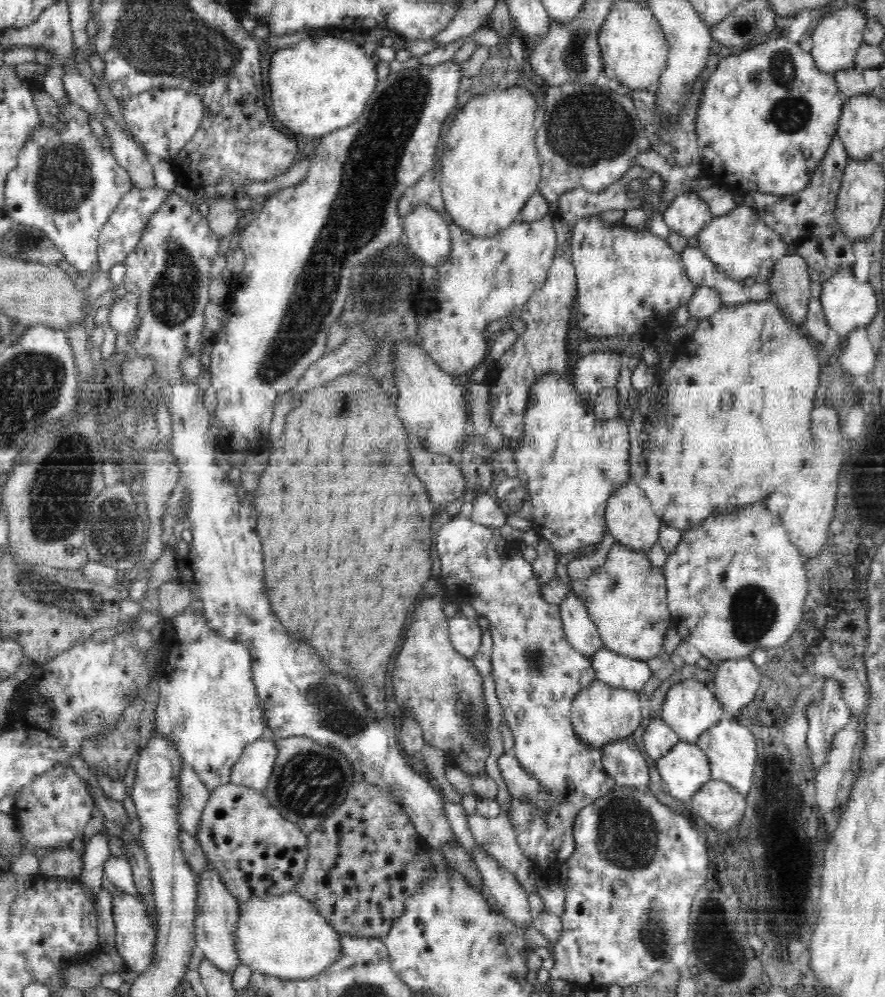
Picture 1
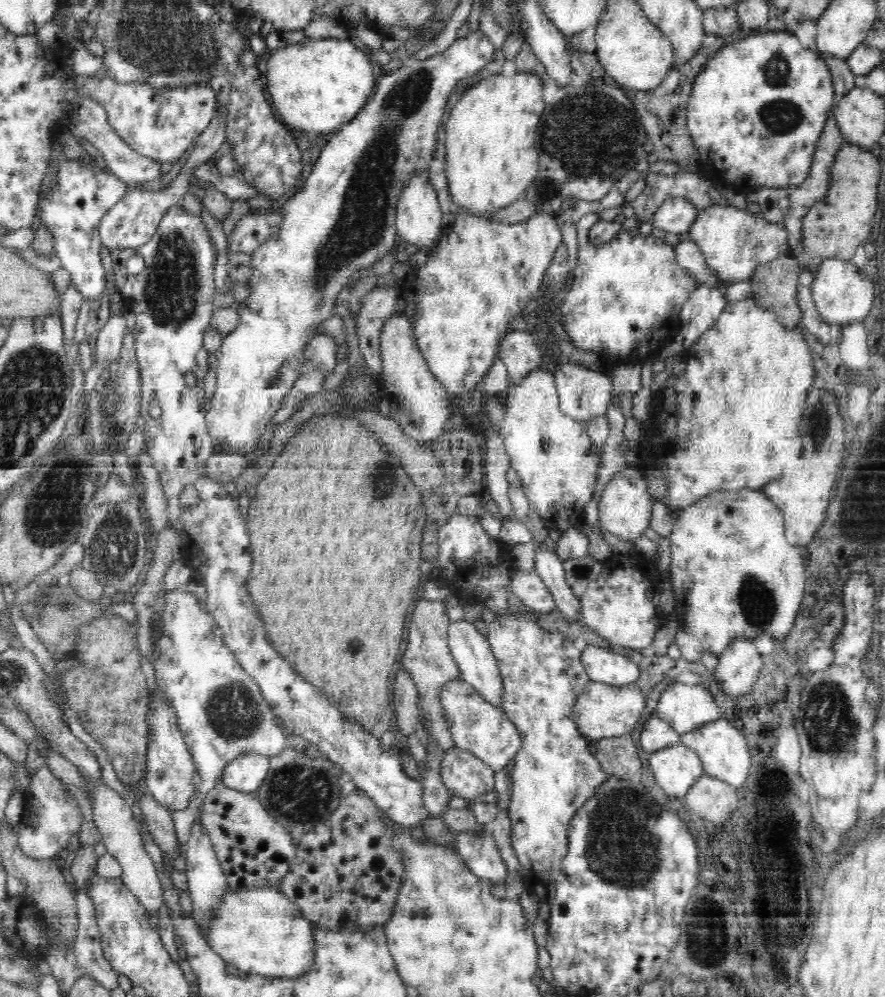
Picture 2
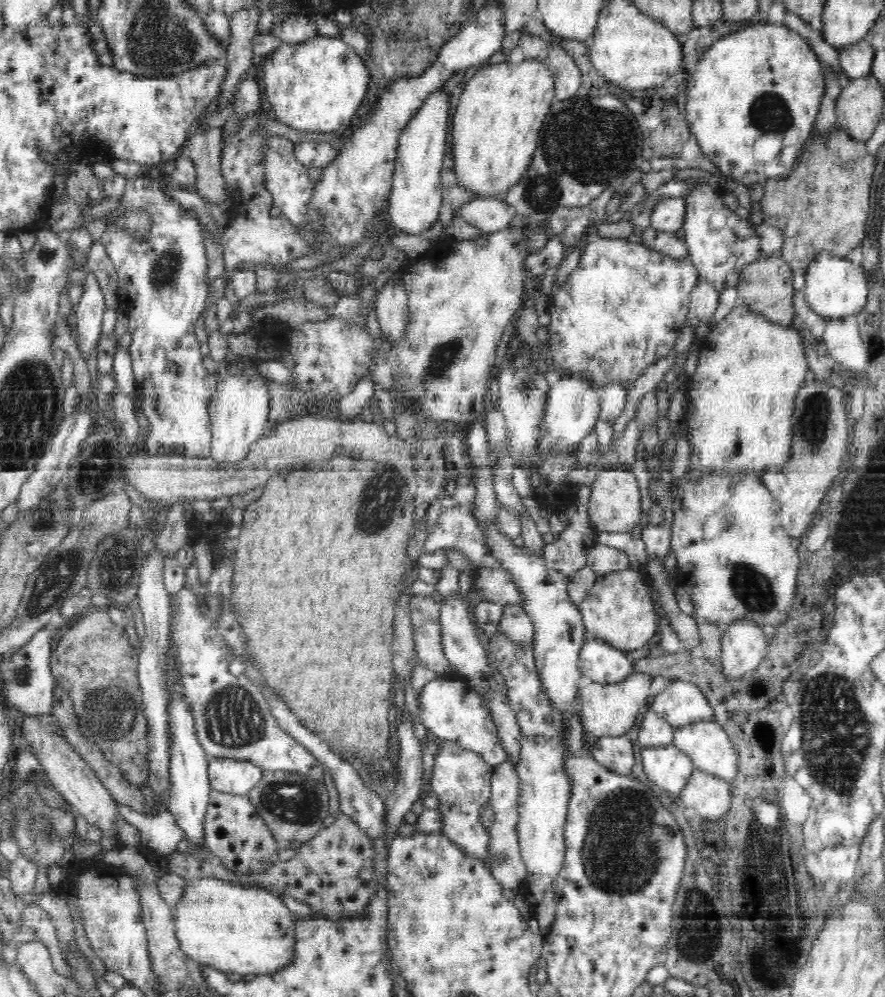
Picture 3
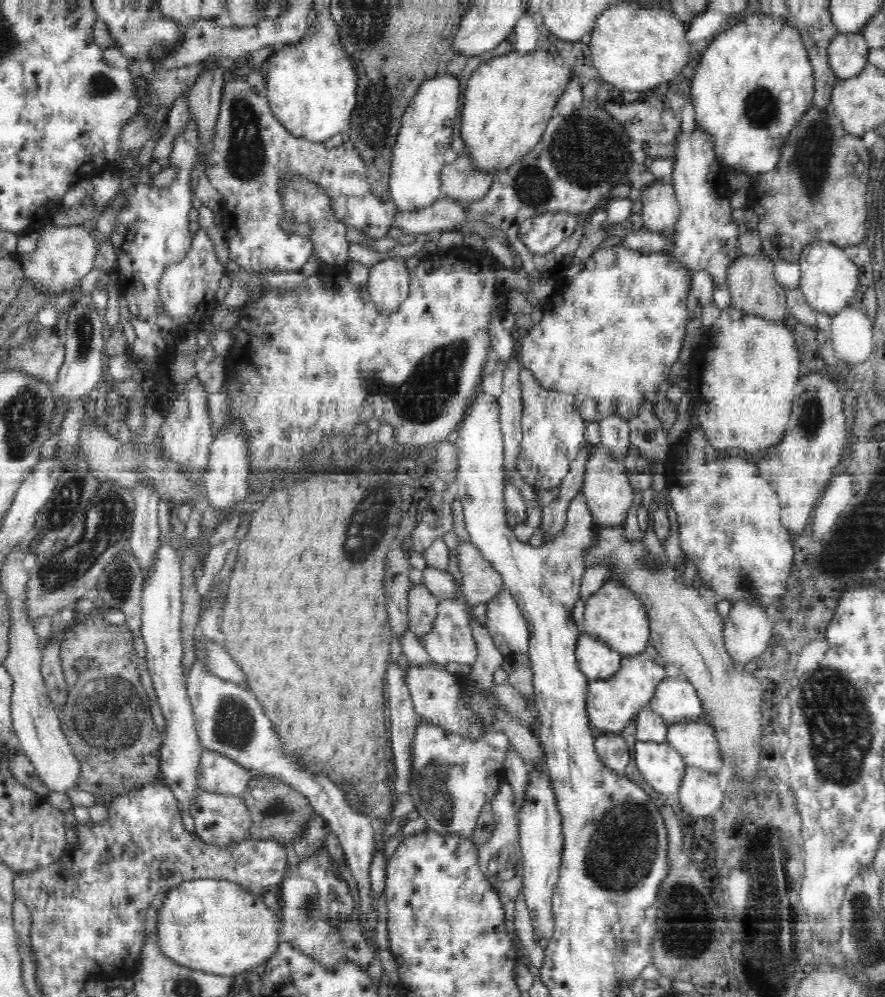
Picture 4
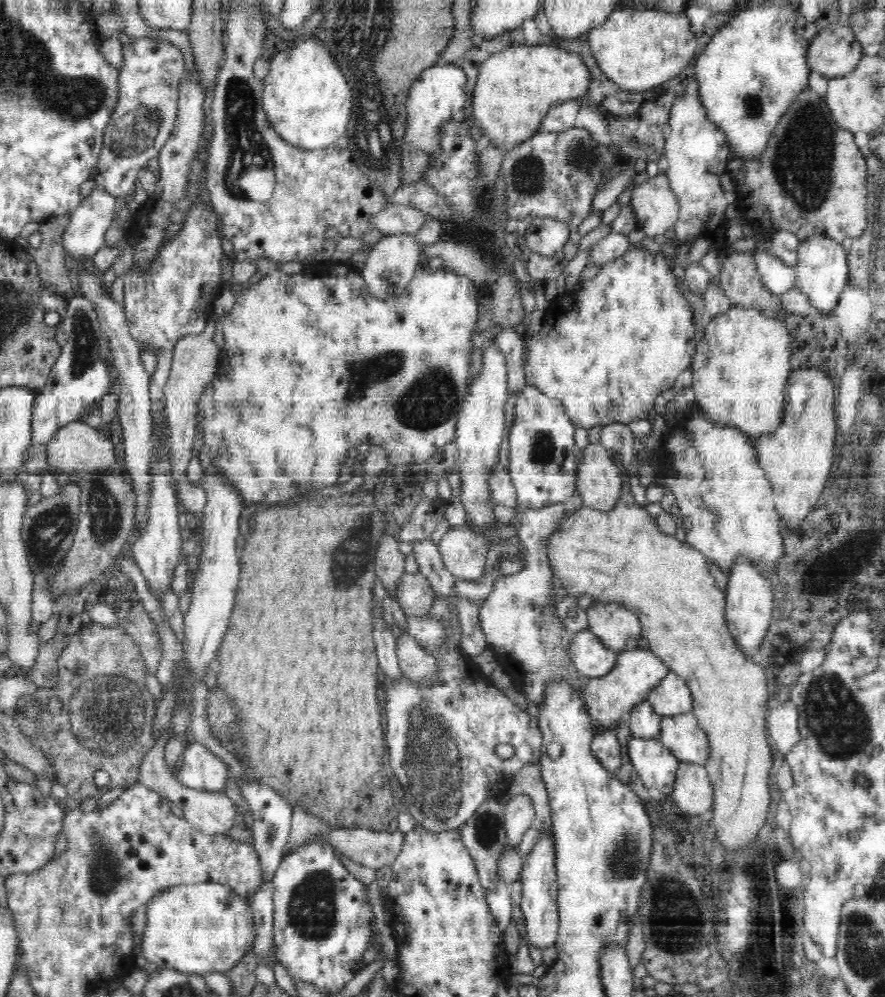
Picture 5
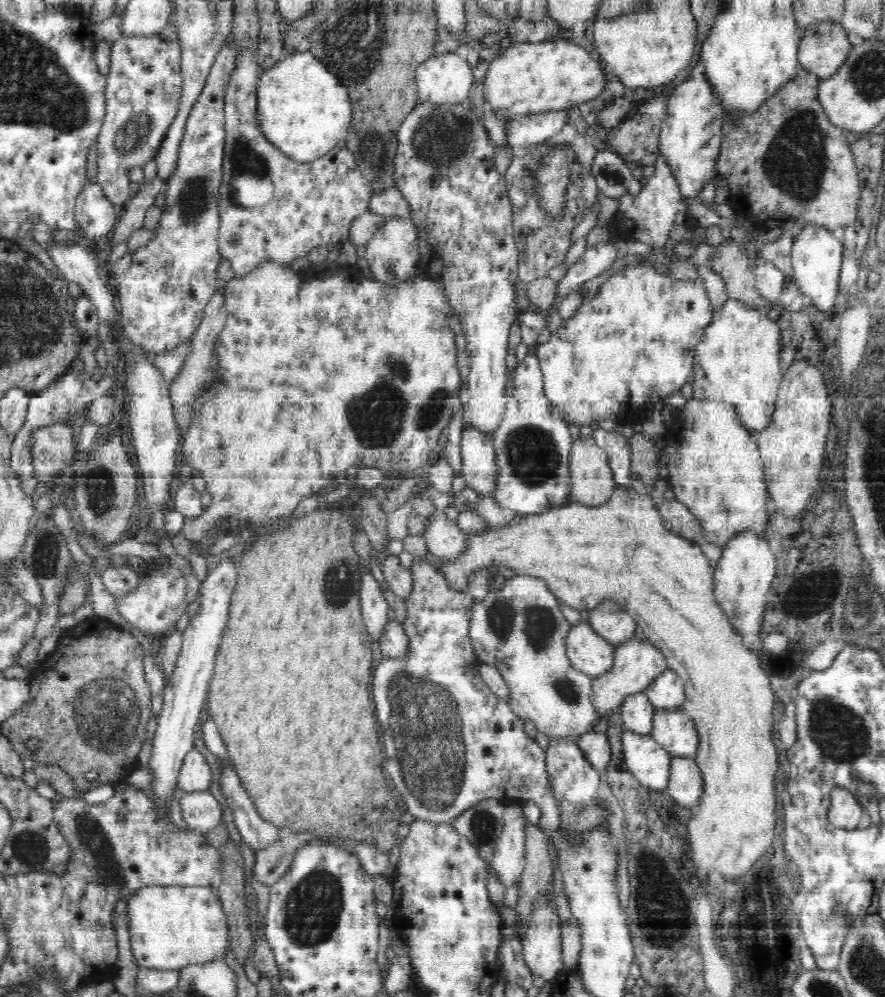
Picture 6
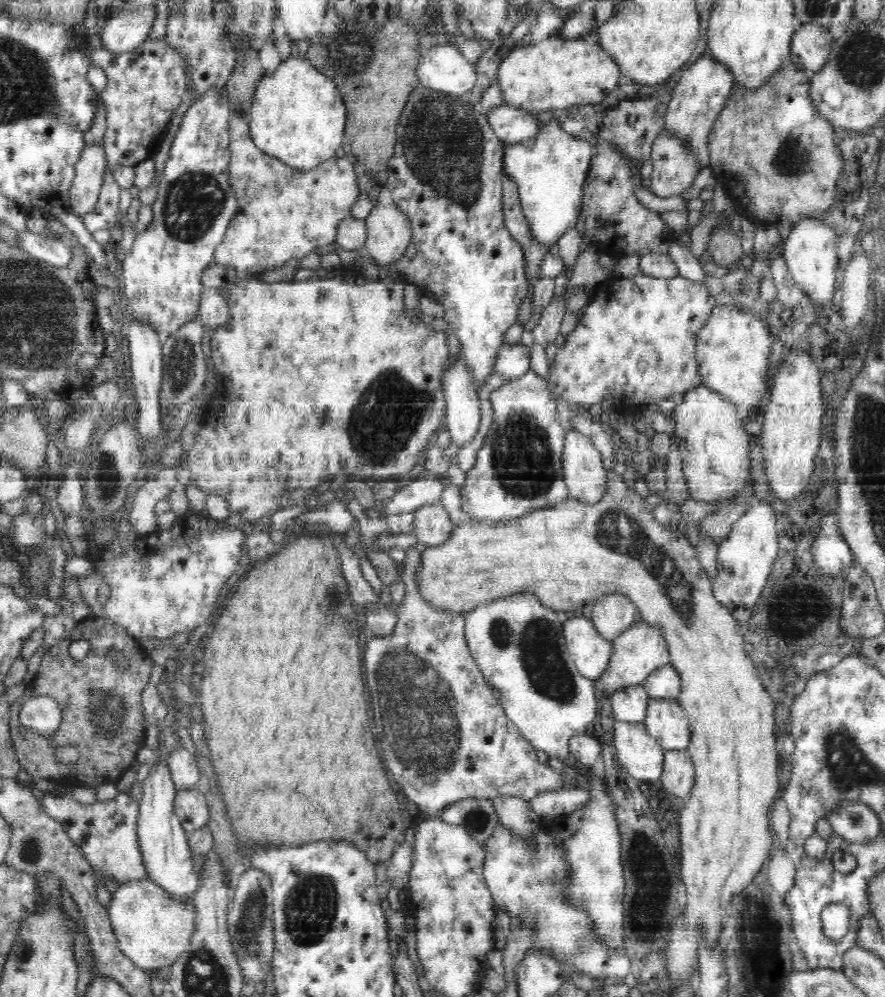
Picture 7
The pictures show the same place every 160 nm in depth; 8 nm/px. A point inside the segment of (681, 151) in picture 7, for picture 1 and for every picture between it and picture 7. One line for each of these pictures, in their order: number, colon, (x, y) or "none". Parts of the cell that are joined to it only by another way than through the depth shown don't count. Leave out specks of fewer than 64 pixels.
1: (687, 215)
2: (676, 215)
3: (668, 216)
4: (660, 210)
5: (656, 207)
6: (649, 216)

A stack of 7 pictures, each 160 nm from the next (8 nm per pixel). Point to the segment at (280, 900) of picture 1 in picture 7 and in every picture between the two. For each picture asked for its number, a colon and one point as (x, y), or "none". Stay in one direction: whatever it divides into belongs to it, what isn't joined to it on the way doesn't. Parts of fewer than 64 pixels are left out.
2: (260, 931)
3: (245, 930)
4: (213, 925)
5: (201, 928)
6: (170, 927)
7: (153, 928)

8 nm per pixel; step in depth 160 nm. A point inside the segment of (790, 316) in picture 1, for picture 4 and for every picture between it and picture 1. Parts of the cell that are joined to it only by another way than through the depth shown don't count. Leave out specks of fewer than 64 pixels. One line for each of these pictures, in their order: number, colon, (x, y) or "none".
2: (774, 285)
3: (766, 287)
4: (750, 280)

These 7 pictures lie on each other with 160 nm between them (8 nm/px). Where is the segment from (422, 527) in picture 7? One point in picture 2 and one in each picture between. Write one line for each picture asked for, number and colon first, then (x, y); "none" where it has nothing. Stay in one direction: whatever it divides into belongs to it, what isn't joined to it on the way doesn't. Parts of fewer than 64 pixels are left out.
2: (529, 587)
3: (495, 585)
4: (480, 581)
5: (464, 554)
6: (445, 540)

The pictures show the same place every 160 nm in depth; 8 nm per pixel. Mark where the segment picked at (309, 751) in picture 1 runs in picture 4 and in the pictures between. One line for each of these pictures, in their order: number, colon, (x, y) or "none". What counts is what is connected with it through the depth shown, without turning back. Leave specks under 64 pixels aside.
2: (300, 792)
3: (294, 806)
4: (280, 813)

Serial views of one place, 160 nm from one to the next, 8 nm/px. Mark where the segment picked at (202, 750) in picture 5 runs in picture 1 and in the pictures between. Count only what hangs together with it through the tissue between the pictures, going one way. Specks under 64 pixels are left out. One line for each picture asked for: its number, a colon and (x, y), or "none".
1: (253, 769)
2: (246, 773)
3: (231, 776)
4: (219, 774)

